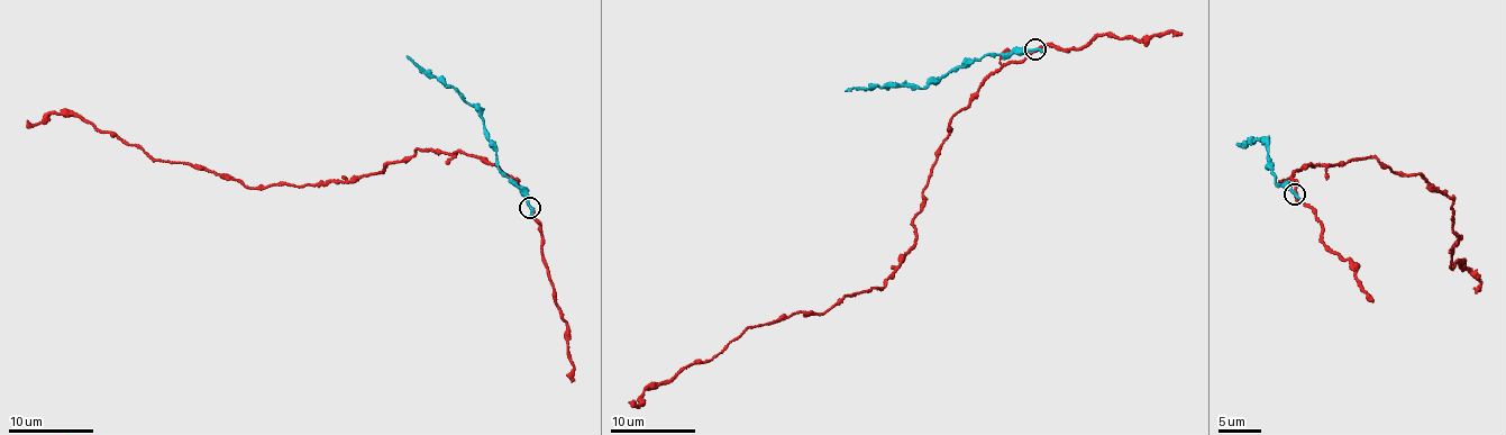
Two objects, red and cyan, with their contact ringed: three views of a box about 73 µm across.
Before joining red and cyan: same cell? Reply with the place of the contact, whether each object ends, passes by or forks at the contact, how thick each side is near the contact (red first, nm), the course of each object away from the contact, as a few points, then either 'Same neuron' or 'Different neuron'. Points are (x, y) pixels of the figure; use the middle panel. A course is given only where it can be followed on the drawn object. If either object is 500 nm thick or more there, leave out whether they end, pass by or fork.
Place: (1036, 50). At the ring red passes by. At the ring cyan passes by. Thickness 240 nm (red) against 200 nm. Course of red: (1037, 50), (951, 118), (914, 247), (887, 284), (750, 326), (629, 400). Course of cyan: (1034, 48), (984, 55), (922, 87), (872, 83), (843, 91). Different neuron

